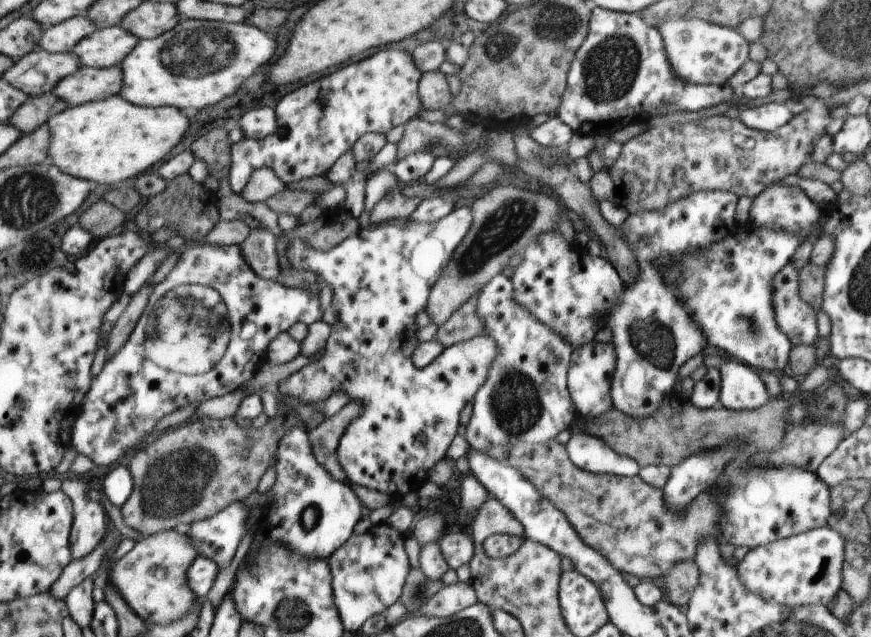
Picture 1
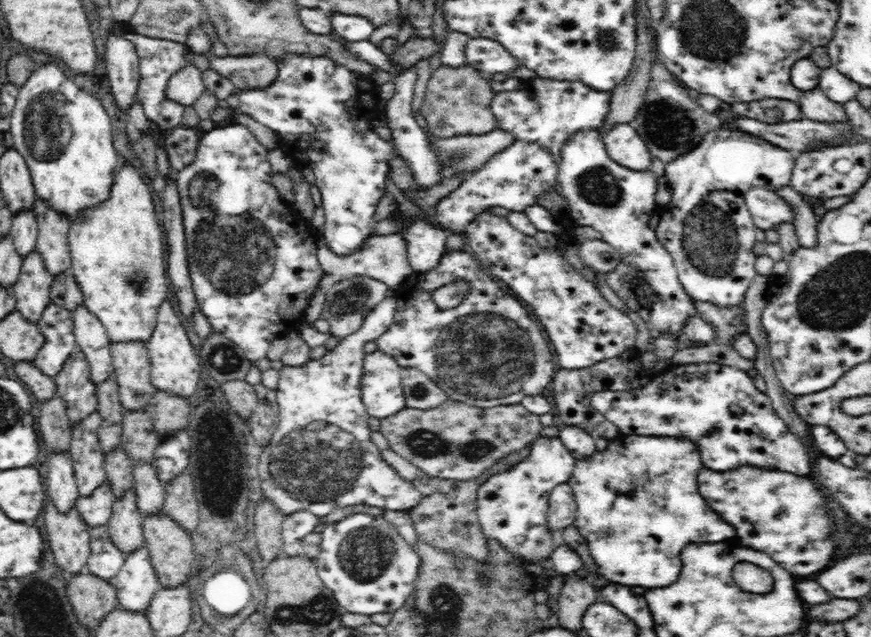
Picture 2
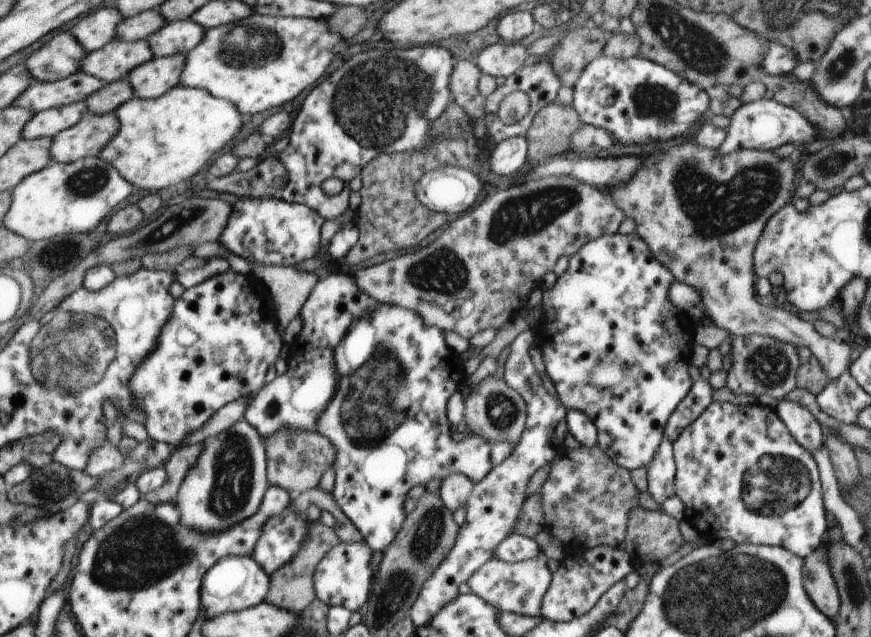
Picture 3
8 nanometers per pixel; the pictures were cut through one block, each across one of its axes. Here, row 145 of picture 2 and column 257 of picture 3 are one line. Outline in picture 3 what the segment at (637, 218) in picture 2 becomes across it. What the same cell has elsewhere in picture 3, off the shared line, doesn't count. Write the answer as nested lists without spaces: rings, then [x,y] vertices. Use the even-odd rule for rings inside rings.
[[[225,556],[208,572],[208,580],[204,580],[204,610],[206,620],[214,620],[224,612],[243,611],[258,606],[267,600],[271,590],[271,576],[258,561],[251,556]]]

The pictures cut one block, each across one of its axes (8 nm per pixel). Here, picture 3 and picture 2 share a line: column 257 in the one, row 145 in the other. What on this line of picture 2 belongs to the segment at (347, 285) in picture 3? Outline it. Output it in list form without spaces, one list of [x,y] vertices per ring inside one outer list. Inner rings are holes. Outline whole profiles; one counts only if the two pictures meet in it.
[[[414,64],[412,67],[405,68],[393,78],[395,95],[386,102],[384,116],[386,125],[392,131],[391,142],[394,152],[409,163],[411,169],[415,172],[415,180],[430,189],[436,183],[441,182],[445,176],[442,176],[442,166],[437,163],[437,155],[433,154],[433,148],[428,142],[427,135],[414,118],[411,104],[413,101],[414,84],[416,84],[416,74],[418,74],[418,71],[416,71]]]

